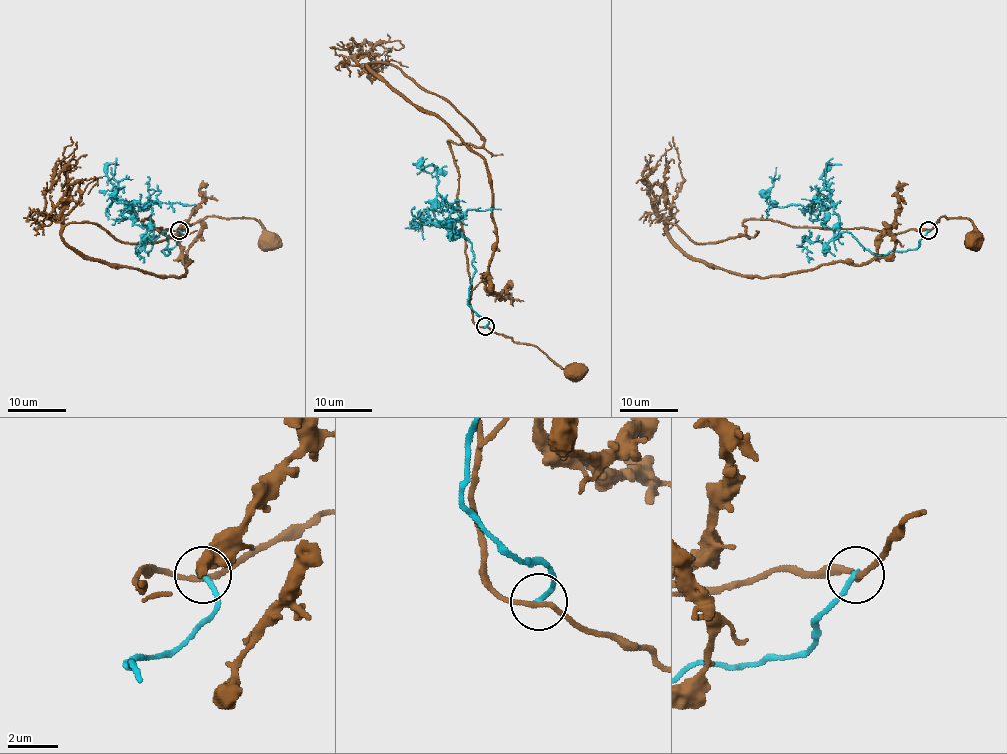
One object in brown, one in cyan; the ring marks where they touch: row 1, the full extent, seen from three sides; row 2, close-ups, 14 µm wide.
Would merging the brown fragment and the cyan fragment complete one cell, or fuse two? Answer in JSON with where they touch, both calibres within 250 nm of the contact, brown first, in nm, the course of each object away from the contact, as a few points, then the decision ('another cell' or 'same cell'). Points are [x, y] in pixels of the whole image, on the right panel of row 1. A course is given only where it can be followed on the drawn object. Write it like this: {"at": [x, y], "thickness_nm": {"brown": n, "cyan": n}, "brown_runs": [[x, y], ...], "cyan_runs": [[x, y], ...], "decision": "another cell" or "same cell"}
{"at": [928, 230], "thickness_nm": {"brown": 190, "cyan": 240}, "brown_runs": [[928, 231], [941, 217], [968, 218], [973, 225], [970, 242]], "cyan_runs": [[928, 230], [918, 247], [886, 255], [846, 231], [833, 239], [833, 208], [767, 202], [776, 167]], "decision": "another cell"}

